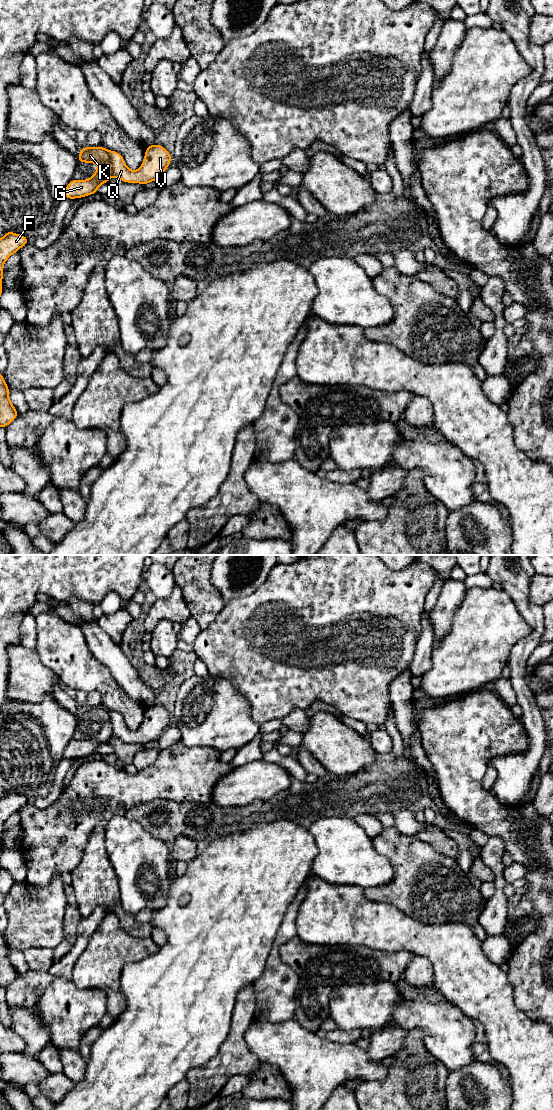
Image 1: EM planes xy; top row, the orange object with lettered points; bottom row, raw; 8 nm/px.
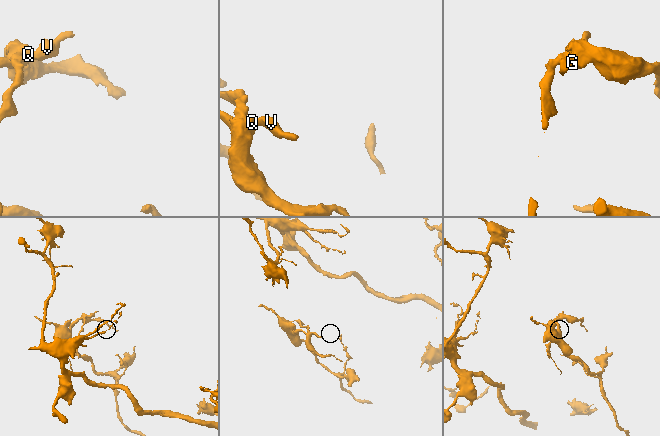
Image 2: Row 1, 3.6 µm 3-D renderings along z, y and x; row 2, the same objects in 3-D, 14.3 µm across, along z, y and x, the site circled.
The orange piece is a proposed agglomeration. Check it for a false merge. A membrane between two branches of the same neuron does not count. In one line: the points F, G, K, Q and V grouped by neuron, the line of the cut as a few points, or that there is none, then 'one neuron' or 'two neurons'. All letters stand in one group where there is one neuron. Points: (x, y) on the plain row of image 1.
F G Q V / K | xy (110, 711), (112, 736) | two neurons

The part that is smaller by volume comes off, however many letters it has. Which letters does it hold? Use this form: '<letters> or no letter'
K

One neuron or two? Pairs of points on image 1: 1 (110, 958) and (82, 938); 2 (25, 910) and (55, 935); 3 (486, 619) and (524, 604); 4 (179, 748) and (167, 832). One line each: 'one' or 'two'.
1: two
2: one
3: two
4: two

